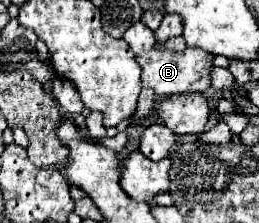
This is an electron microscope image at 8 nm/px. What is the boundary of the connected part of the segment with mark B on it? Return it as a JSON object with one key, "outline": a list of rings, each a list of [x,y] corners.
{"outline":[[[186,48],[182,52],[176,50],[150,50],[136,58],[142,66],[142,88],[152,88],[158,98],[166,98],[172,94],[186,94],[186,92],[204,92],[210,86],[210,68],[212,68],[212,54],[200,48]]]}

